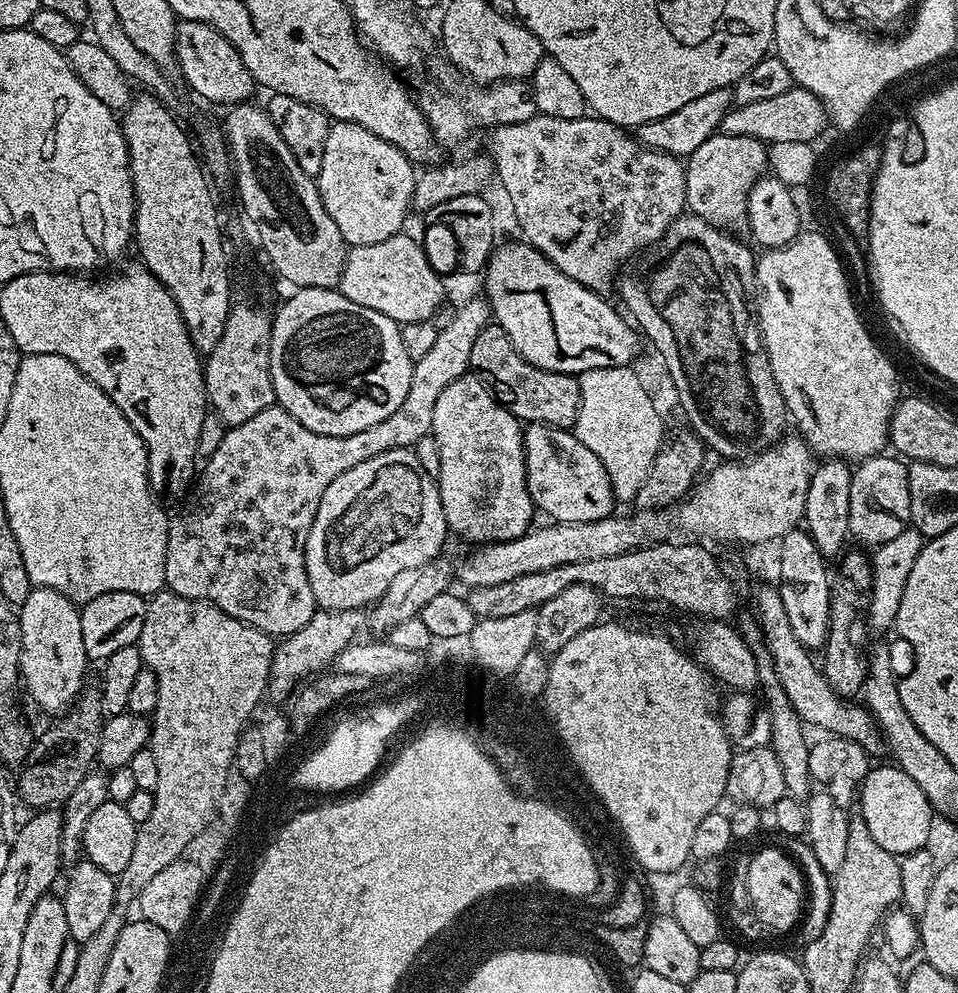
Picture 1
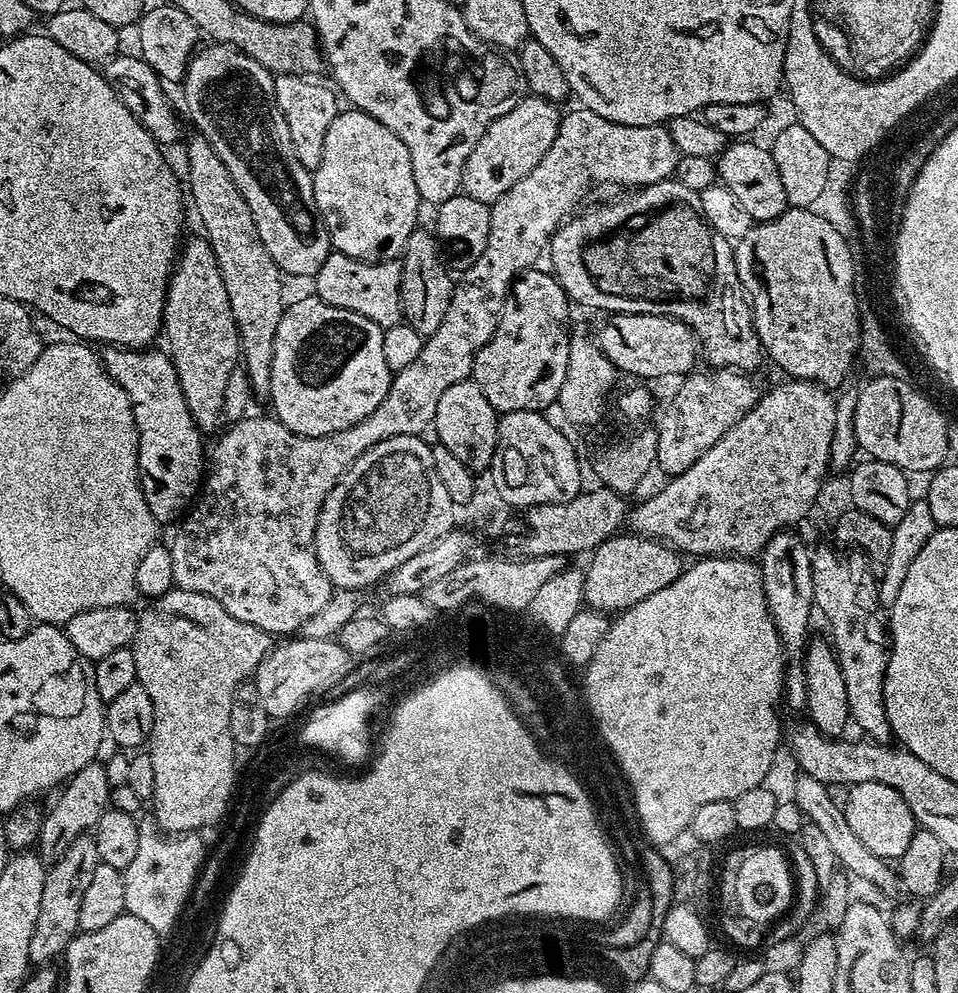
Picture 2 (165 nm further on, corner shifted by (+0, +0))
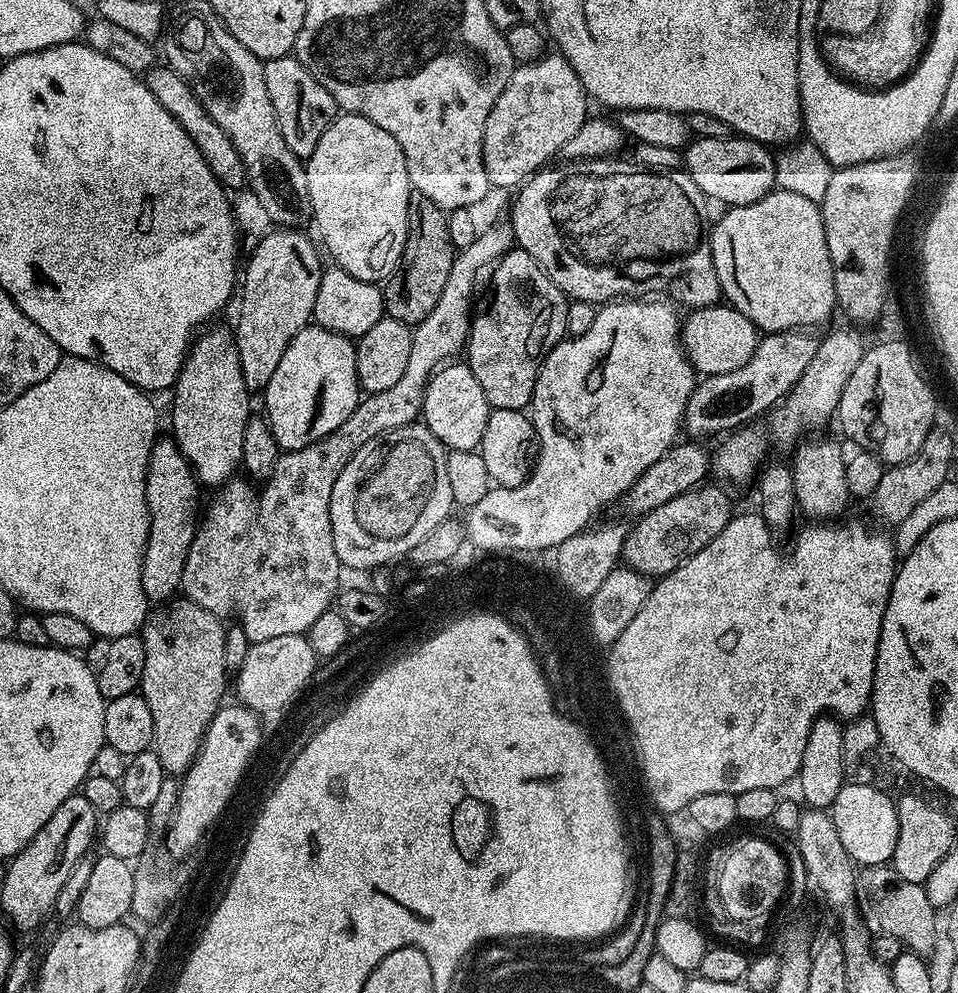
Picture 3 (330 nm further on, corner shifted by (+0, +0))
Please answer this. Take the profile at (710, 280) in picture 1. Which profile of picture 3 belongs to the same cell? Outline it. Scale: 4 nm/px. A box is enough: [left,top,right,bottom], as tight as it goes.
[510,158,722,309]

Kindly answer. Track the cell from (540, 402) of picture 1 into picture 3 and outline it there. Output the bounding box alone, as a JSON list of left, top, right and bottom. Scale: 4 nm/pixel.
[466,246,570,412]

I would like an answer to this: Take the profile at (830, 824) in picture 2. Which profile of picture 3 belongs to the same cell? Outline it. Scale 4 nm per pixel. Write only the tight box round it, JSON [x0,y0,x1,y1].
[858,864,938,954]

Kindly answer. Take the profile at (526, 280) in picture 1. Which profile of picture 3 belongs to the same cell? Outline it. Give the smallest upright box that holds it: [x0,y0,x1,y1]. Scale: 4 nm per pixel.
[682,302,761,377]

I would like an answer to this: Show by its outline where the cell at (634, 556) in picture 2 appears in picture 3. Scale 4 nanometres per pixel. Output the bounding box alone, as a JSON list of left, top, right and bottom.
[622,482,734,578]

